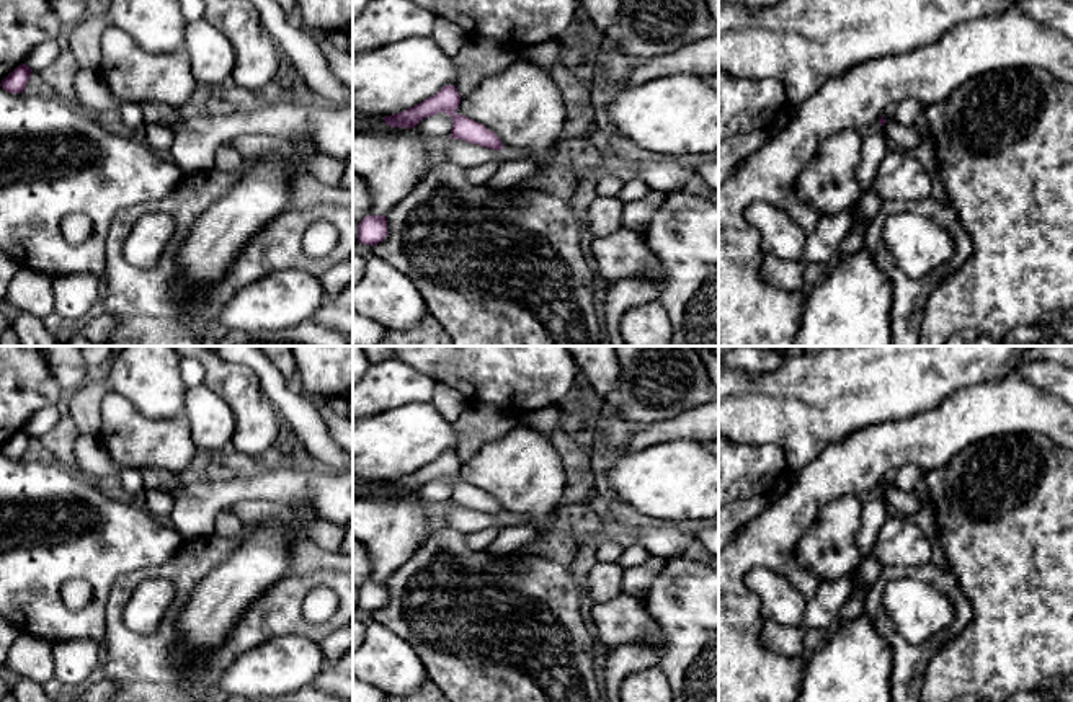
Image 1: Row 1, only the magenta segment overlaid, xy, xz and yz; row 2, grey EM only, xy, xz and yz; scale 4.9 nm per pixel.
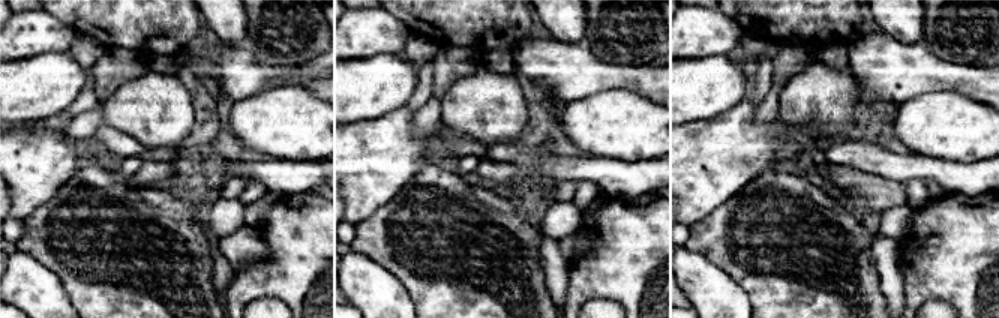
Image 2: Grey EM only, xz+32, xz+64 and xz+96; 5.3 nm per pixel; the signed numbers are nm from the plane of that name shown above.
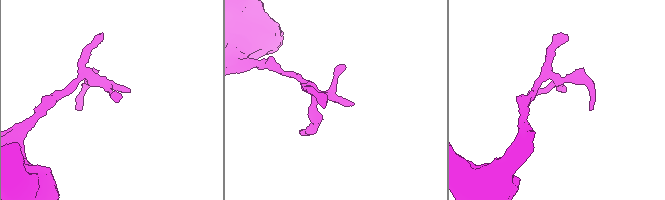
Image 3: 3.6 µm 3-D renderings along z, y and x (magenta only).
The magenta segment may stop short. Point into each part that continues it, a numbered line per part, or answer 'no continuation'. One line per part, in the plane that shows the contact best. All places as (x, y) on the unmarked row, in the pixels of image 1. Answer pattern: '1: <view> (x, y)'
no continuation

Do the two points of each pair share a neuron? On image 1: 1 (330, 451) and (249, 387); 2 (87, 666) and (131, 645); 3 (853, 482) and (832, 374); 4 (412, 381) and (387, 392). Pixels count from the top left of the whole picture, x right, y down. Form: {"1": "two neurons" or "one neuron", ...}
{"1": "two neurons", "2": "two neurons", "3": "two neurons", "4": "one neuron"}

